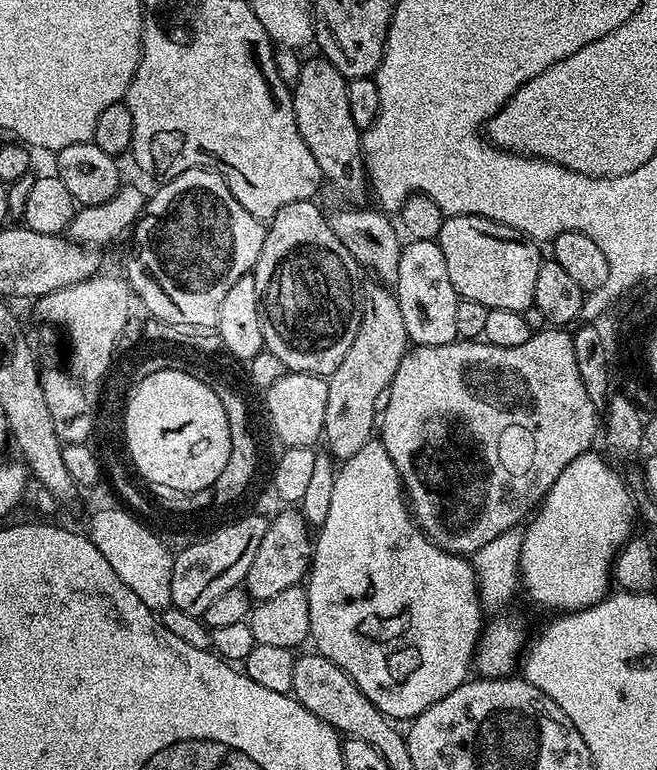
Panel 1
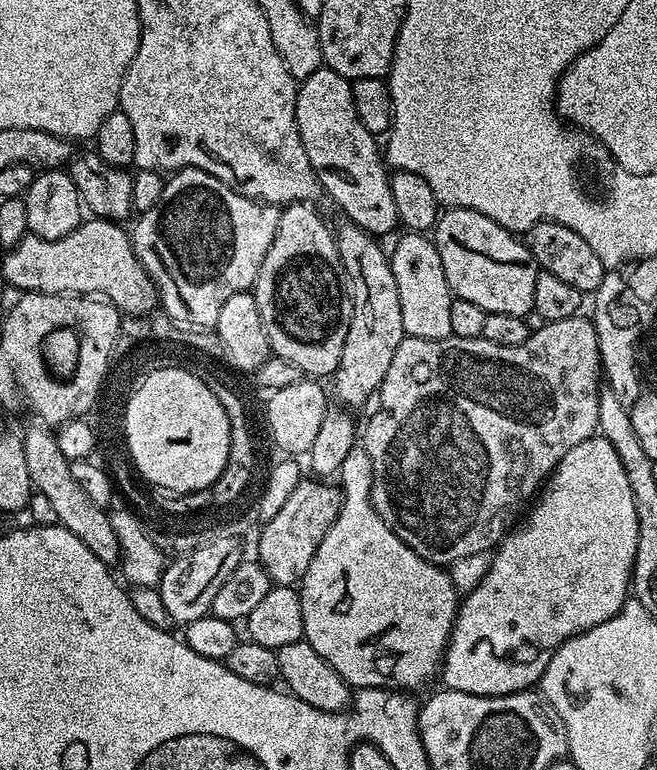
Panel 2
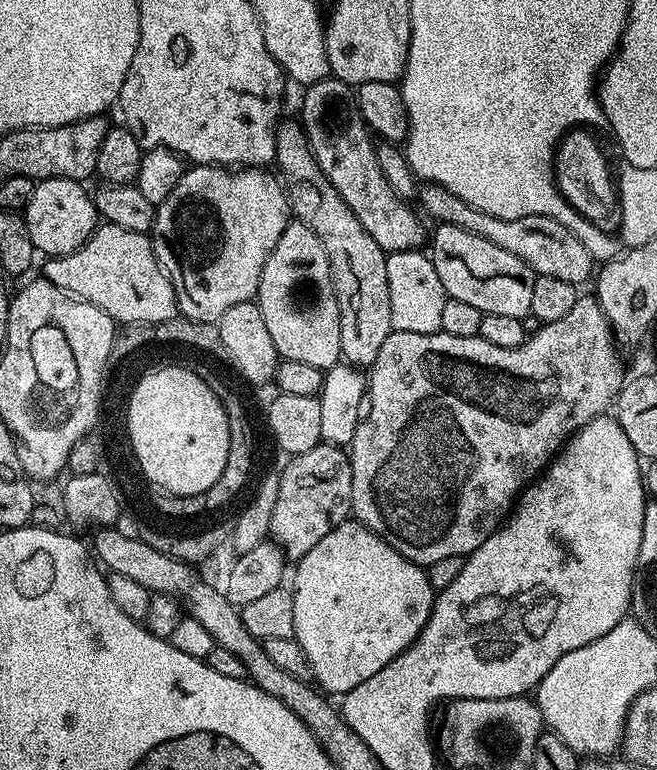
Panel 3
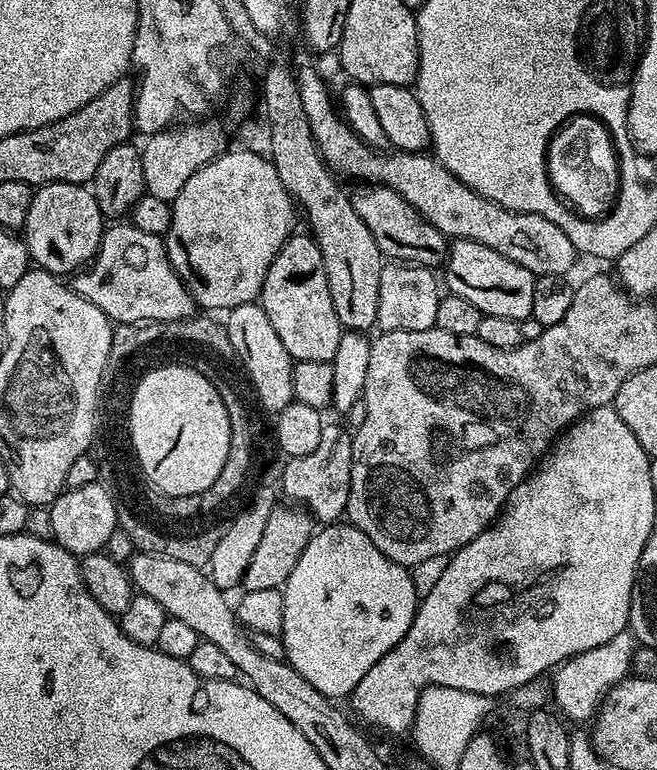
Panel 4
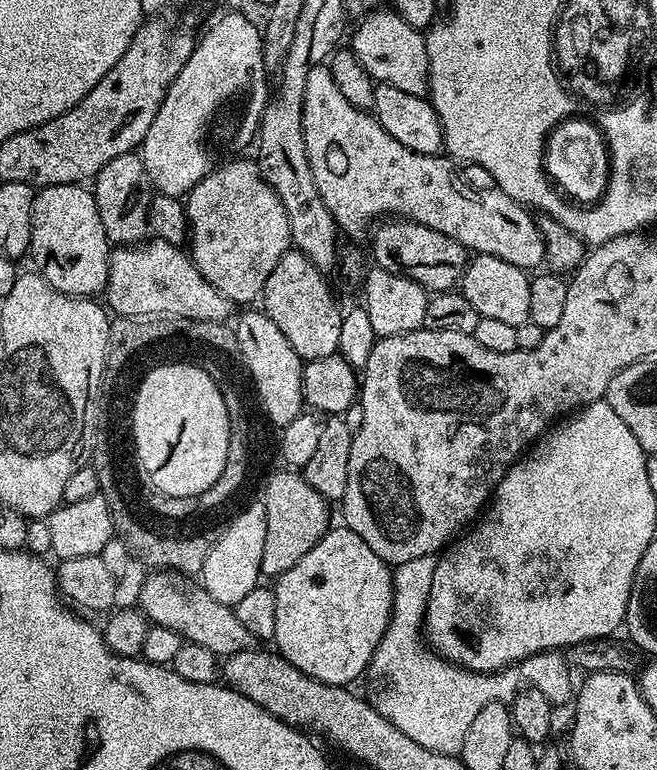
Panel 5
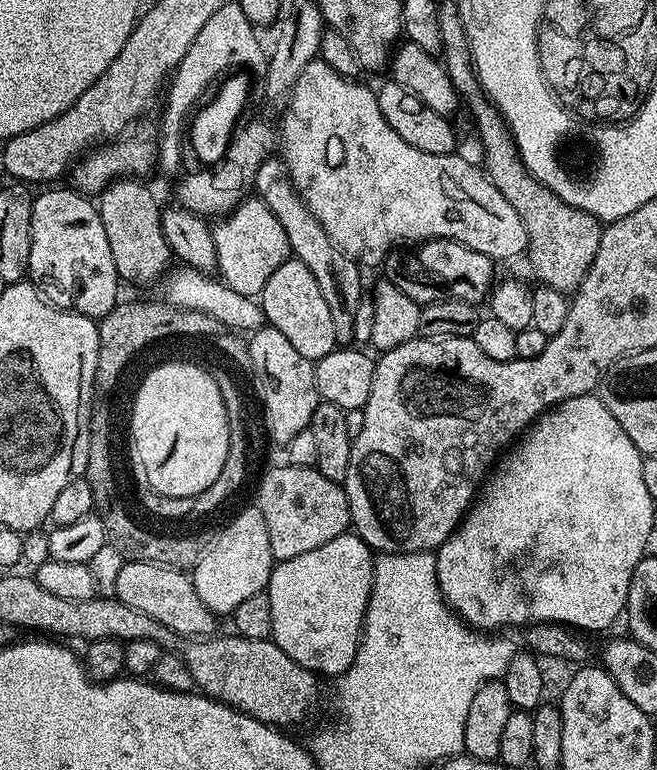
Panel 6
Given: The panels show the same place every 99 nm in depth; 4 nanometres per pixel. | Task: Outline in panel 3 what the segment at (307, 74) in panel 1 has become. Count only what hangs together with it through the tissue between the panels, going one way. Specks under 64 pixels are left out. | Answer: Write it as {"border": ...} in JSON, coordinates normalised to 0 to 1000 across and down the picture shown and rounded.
{"border":[[[498,101],[467,110],[461,119],[463,136],[457,140],[454,156],[463,164],[469,188],[508,247],[521,252],[527,268],[539,273],[539,283],[551,288],[557,304],[563,304],[586,329],[644,323],[654,306],[653,297],[645,297],[644,288],[624,268],[627,265],[609,256],[583,230],[568,175],[537,131],[536,135],[530,131],[534,125],[537,129],[537,116],[519,104]]]}

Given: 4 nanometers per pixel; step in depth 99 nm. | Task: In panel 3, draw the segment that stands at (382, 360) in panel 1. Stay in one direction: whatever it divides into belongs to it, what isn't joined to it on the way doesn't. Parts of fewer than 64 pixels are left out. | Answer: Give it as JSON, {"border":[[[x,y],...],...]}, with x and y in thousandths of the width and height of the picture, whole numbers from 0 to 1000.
{"border":[[[428,155],[420,162],[420,206],[425,227],[437,248],[443,274],[458,291],[484,304],[484,314],[502,335],[505,362],[511,366],[511,386],[518,394],[518,455],[522,464],[543,475],[563,475],[581,455],[581,444],[597,430],[594,413],[594,371],[588,366],[584,323],[557,304],[551,288],[539,283],[539,273],[527,268],[521,252],[508,247],[502,231],[490,223],[469,188],[461,161],[449,155]]]}

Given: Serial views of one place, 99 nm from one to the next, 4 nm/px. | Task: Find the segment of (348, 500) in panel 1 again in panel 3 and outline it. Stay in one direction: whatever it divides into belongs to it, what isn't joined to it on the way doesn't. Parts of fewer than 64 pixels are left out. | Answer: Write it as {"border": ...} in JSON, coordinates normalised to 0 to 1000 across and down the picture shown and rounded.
{"border":[[[531,673],[508,688],[502,688],[502,694],[496,694],[496,699],[490,699],[490,704],[484,704],[484,709],[478,709],[475,714],[467,717],[454,729],[449,738],[451,749],[446,751],[444,758],[441,753],[441,768],[447,782],[447,818],[444,823],[463,847],[473,882],[495,900],[513,899],[513,901],[522,901],[531,899],[539,896],[539,891],[545,891],[545,886],[557,886],[557,881],[575,875],[575,870],[581,870],[581,865],[588,865],[598,855],[616,847],[632,834],[636,823],[648,813],[648,808],[658,801],[661,765],[658,757],[651,753],[650,742],[641,734],[624,730],[616,722],[606,719],[606,714],[600,714],[586,701],[575,699],[575,694],[569,694],[556,681],[546,679],[540,674]]]}

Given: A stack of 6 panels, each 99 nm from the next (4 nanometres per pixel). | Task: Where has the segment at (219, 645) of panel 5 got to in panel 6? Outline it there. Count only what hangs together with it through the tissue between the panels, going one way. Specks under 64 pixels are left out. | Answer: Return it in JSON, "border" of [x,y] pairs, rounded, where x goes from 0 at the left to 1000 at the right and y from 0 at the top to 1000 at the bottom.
{"border":[[[193,729],[180,745],[175,778],[184,779],[192,787],[204,787],[204,792],[216,792],[216,797],[228,797],[234,808],[247,808],[247,813],[260,816],[269,827],[317,829],[330,819],[330,801],[314,787],[314,782],[301,777],[291,747],[271,738],[222,729]]]}

